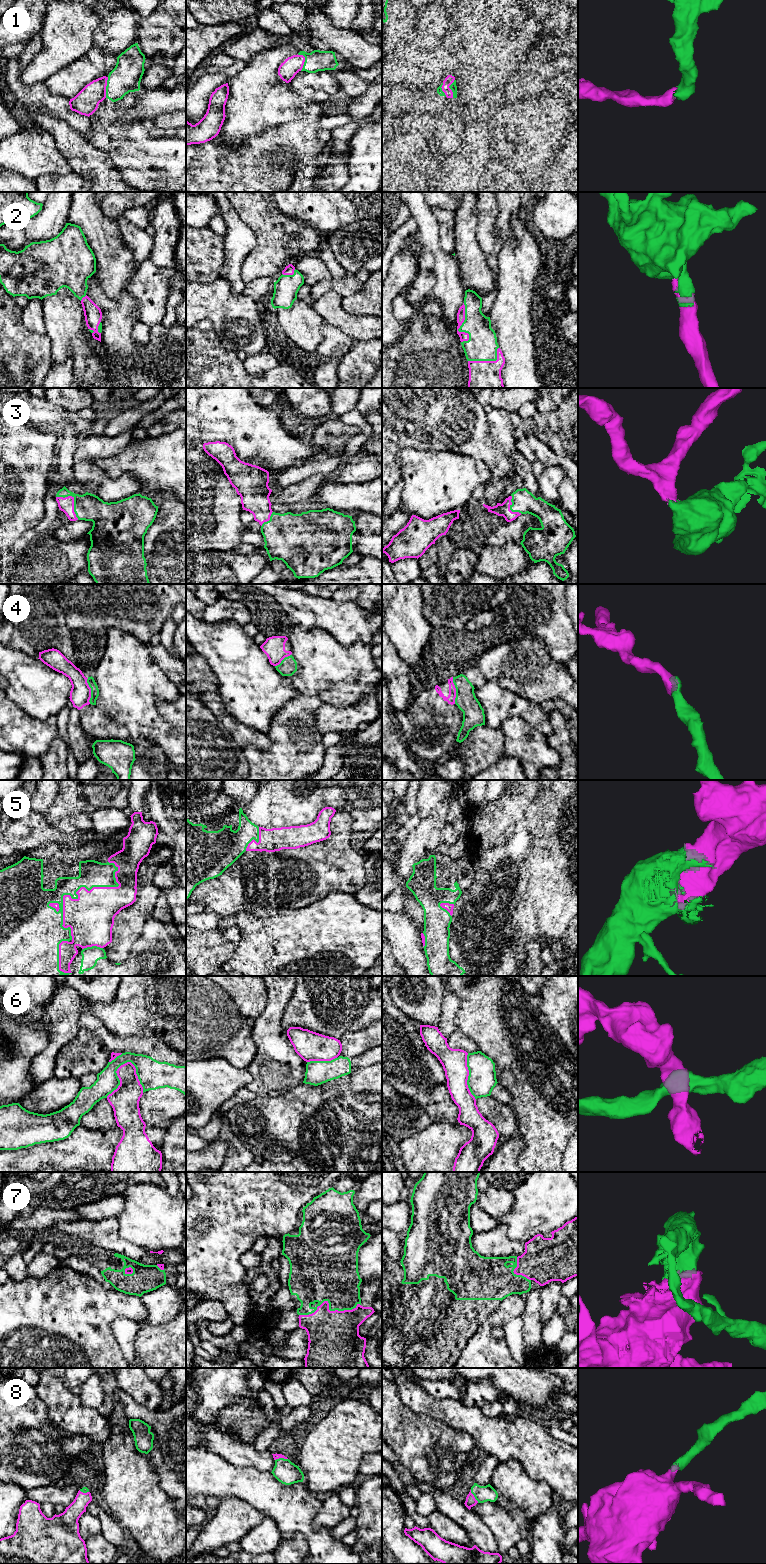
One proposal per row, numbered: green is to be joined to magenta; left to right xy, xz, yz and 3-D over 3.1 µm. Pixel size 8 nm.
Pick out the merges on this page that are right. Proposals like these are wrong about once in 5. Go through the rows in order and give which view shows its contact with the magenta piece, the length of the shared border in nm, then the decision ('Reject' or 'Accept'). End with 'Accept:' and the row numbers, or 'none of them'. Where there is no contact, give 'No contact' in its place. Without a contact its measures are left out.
1: Touches magenta in xy. Shared border 170 nm. Accept
2: Touches magenta in yz. Shared border 320 nm. Accept
3: Touches magenta in xy. Shared border 260 nm. Accept
4: Touches magenta in yz. Shared border 220 nm. Reject
5: Touches magenta in xy. Shared border 700 nm. Accept
6: Touches magenta in xy. Shared border 360 nm. Reject
7: Touches magenta in xz. Shared border 500 nm. Accept
8: Touches magenta in yz. Shared border 120 nm. Accept
Accept: 1, 2, 3, 5, 7, 8

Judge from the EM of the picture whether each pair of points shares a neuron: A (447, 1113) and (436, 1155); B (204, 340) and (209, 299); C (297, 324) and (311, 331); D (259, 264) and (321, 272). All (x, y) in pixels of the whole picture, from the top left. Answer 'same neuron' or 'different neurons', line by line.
A: different neurons
B: different neurons
C: same neuron
D: different neurons

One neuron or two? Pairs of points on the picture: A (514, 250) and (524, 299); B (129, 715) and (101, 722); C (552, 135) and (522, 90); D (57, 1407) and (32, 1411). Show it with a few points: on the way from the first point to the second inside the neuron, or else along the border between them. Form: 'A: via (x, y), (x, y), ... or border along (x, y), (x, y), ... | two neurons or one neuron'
A: via (517, 262), (517, 287) | one neuron
B: border along (95, 705), (120, 723), (130, 734) | two neurons
C: border along (542, 95), (505, 102) | two neurons
D: border along (34, 1388), (45, 1404), (45, 1415), (60, 1427) | two neurons

